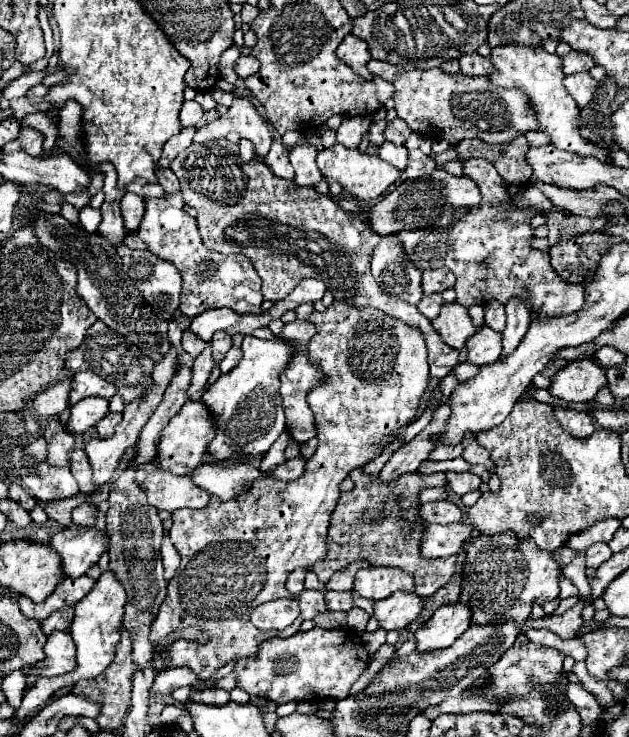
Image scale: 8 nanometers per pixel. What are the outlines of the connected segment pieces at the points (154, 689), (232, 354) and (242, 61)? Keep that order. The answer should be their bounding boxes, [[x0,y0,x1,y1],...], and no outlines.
[[150,667,200,695],[220,347,242,373],[234,55,258,79]]

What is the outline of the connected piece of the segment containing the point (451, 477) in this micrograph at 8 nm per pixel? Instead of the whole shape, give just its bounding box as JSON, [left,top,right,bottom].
[446,473,482,497]

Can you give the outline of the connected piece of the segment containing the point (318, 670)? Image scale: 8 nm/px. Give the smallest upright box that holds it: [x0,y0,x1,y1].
[234,629,368,703]

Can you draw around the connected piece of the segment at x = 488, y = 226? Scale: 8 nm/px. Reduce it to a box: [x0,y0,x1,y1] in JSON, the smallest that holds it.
[394,159,584,317]

